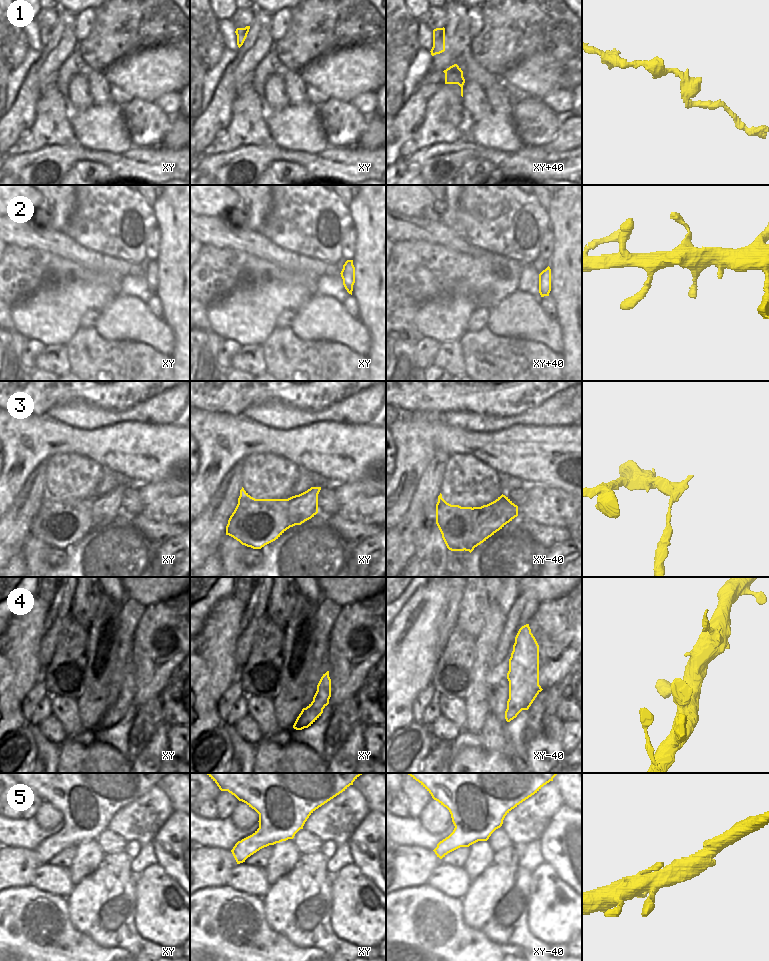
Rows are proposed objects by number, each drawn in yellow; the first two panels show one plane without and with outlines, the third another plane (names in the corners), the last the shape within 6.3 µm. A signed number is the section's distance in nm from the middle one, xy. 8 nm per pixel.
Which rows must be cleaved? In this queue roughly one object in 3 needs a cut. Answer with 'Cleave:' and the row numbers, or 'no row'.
Cleave: 3, 5

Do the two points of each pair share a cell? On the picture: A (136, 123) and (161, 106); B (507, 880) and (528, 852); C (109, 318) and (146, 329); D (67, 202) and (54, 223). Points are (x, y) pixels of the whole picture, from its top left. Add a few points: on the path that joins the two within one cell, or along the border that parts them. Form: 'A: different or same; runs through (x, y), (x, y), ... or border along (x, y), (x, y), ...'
A: same; runs through (142, 120), (147, 120), (155, 112)
B: different; border along (519, 864), (531, 872)
C: same; runs through (118, 319), (131, 319), (137, 323)
D: same; runs through (62, 207), (59, 210), (58, 218)

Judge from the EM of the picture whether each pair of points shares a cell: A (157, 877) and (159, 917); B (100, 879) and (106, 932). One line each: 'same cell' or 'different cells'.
A: same cell
B: same cell

